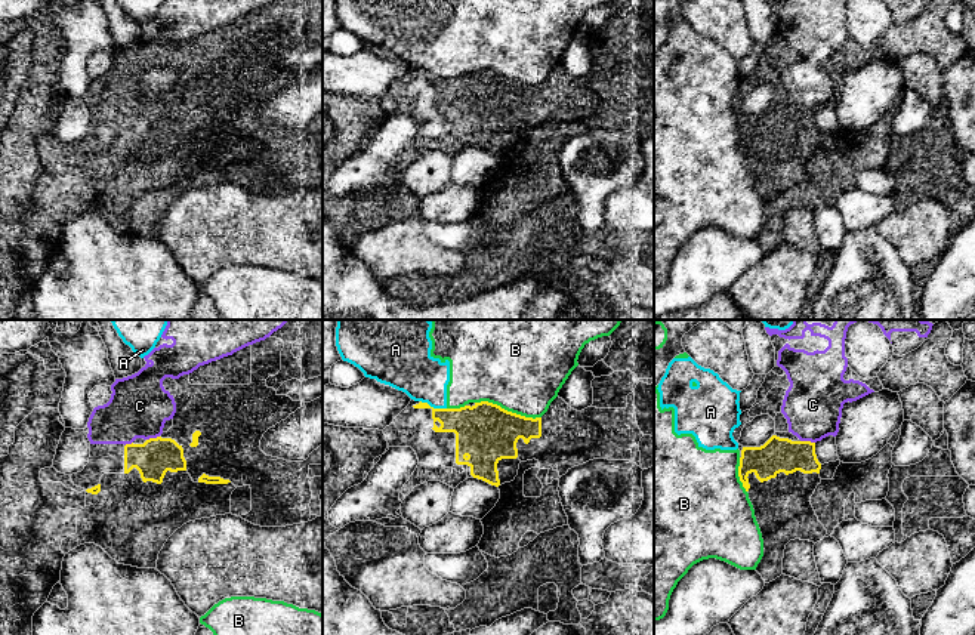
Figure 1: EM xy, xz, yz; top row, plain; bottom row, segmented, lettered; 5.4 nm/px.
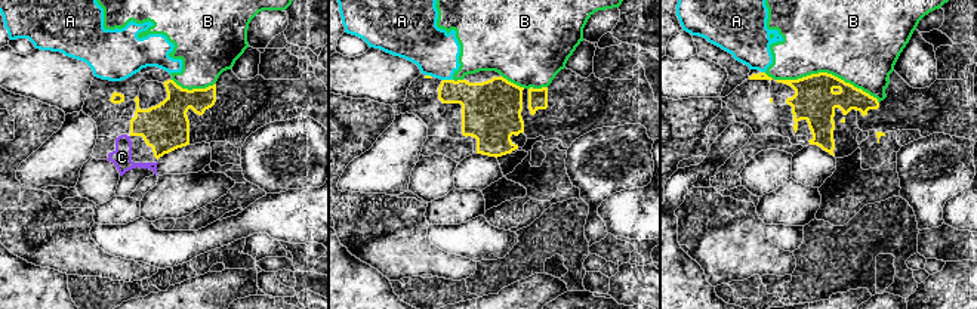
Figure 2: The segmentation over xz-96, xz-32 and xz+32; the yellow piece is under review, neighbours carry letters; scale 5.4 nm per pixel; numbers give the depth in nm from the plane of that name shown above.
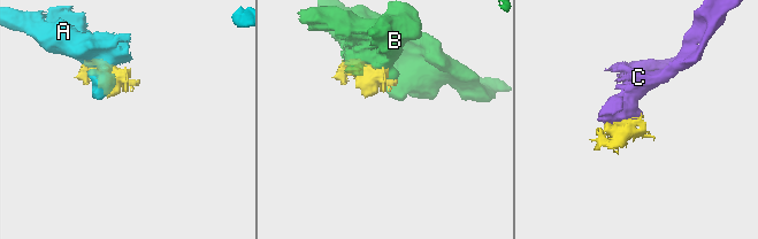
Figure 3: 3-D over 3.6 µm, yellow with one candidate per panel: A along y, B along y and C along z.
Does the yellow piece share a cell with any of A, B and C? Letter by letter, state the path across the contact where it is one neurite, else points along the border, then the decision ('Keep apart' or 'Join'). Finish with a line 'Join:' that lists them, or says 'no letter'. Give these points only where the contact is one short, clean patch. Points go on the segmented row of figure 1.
A: Keep apart
B: Keep apart
C: Boundary: yz (801, 440), (814, 443). Keep apart
Join: no letter

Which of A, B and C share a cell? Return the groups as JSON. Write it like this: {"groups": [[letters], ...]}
{"groups": [["A", "B"], ["C"]]}

